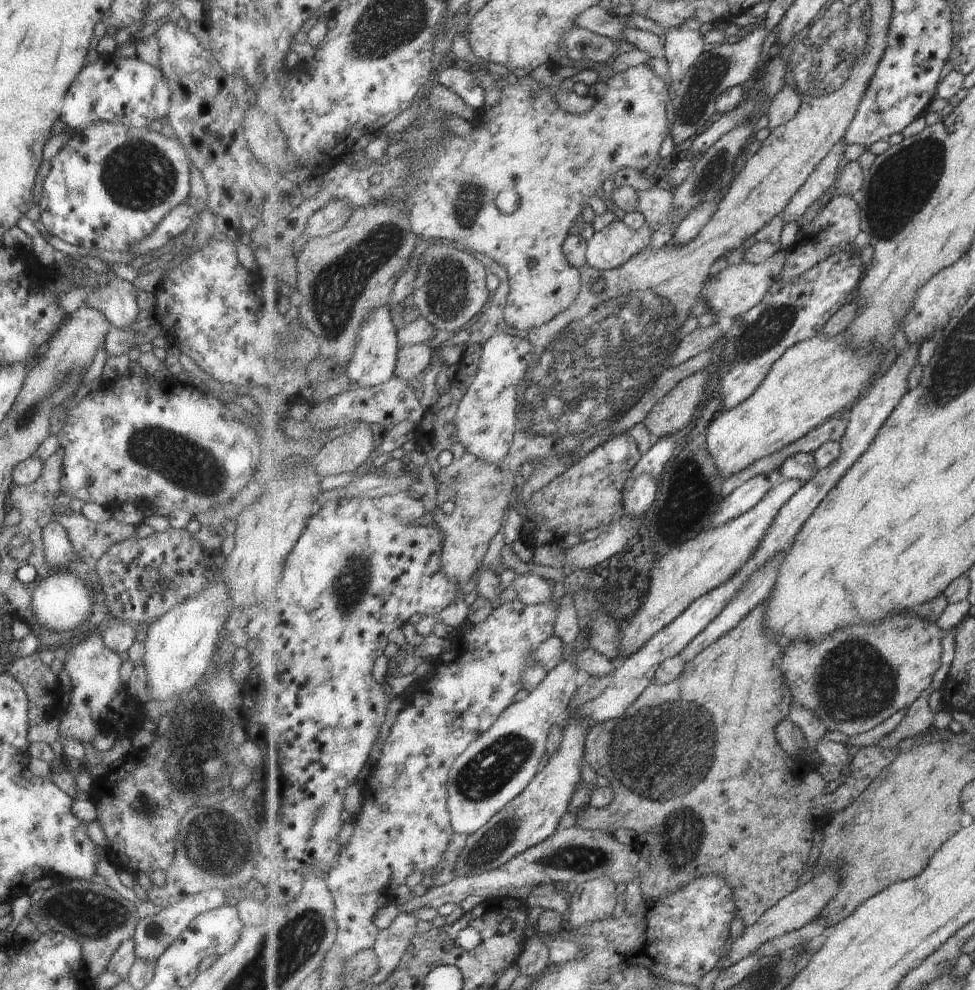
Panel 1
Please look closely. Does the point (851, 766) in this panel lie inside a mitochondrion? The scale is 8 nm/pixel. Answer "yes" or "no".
no

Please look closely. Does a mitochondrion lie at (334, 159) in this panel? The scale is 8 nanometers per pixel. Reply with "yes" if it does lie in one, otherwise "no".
no

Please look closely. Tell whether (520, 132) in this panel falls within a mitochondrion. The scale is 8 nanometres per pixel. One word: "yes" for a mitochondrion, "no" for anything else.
no

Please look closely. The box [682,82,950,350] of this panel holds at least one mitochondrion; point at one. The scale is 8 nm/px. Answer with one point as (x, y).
(921, 164)

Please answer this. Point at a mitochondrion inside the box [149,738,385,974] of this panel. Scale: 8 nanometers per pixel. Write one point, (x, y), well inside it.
(201, 845)

